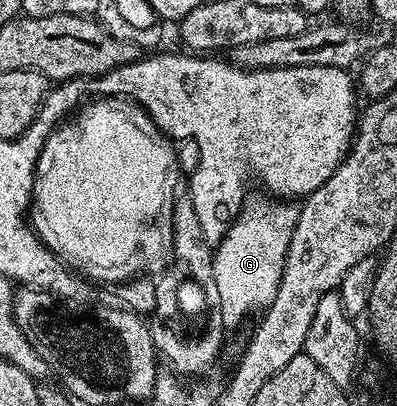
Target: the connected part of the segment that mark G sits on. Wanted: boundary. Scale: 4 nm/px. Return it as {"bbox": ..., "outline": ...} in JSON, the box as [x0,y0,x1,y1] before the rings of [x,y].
{"bbox":[213,197,298,328],"outline":[[[264,197],[244,199],[237,217],[229,225],[229,231],[213,250],[213,275],[215,288],[219,292],[217,307],[221,313],[222,327],[225,328],[239,325],[248,314],[256,315],[268,306],[279,288],[287,248],[295,232],[298,207],[289,200]]]}

